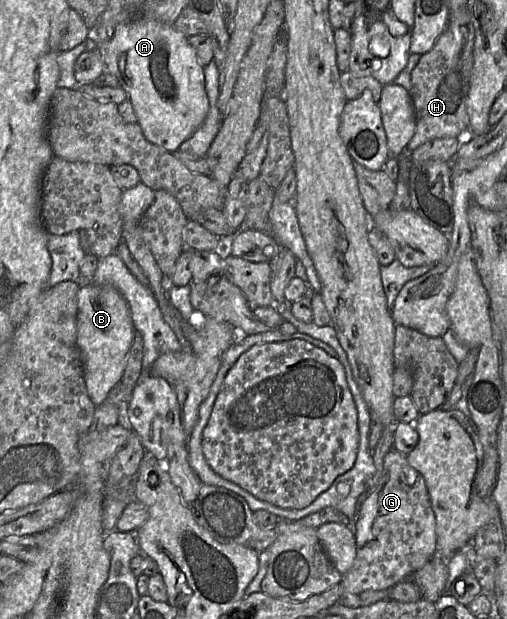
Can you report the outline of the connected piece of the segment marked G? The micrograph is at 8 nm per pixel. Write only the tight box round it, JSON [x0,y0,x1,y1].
[342,448,436,595]

